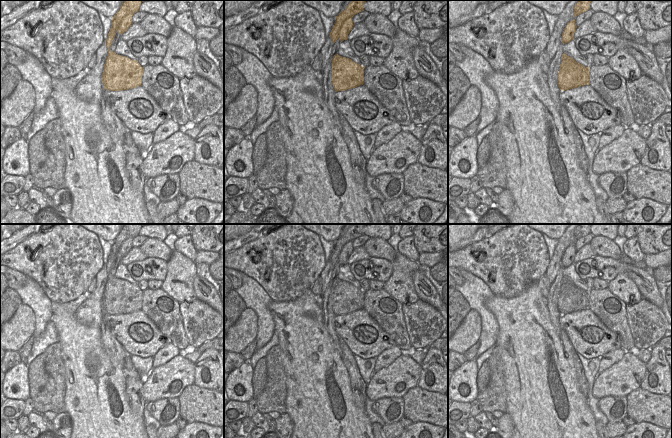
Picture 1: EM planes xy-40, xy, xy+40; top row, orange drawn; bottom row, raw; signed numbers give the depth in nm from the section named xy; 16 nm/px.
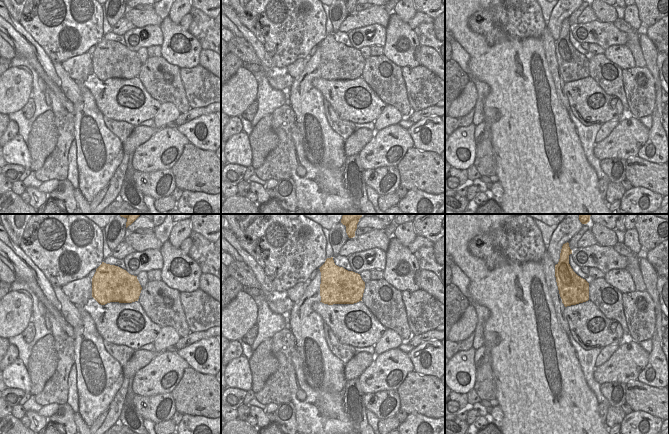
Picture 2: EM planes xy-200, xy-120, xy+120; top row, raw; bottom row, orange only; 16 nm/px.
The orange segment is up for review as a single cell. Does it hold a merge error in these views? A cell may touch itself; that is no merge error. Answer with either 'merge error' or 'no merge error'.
merge error

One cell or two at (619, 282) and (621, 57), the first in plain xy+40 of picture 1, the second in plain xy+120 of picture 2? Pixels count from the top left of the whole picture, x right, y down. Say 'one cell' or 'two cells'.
one cell

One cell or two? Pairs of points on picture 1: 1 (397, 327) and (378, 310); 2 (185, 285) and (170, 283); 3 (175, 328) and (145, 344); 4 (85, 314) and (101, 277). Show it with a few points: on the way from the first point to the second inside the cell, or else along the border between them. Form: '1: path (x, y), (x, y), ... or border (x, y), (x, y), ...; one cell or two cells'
1: path (392, 322), (383, 313); one cell
2: path (181, 285), (174, 283); one cell
3: border (147, 317), (170, 341); two cells
4: path (92, 305), (100, 286); one cell

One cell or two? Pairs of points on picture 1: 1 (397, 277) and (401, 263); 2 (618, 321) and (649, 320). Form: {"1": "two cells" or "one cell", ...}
{"1": "one cell", "2": "two cells"}

